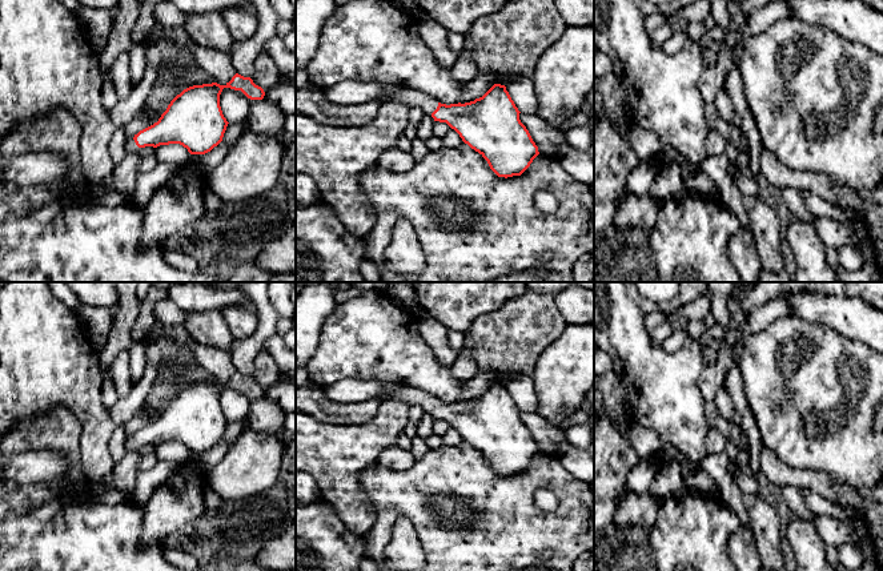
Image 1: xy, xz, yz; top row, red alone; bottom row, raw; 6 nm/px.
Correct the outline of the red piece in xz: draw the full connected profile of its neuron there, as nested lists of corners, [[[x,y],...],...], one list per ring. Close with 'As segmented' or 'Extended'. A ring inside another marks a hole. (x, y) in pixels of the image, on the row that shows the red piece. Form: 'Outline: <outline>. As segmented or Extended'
Outline: [[[494,84],[482,97],[465,104],[441,104],[421,91],[390,87],[378,100],[420,108],[434,121],[446,122],[478,152],[498,177],[521,176],[539,154],[505,85]]]. Extended

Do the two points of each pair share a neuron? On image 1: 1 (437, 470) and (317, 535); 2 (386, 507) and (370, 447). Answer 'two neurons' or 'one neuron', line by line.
1: two neurons
2: two neurons

